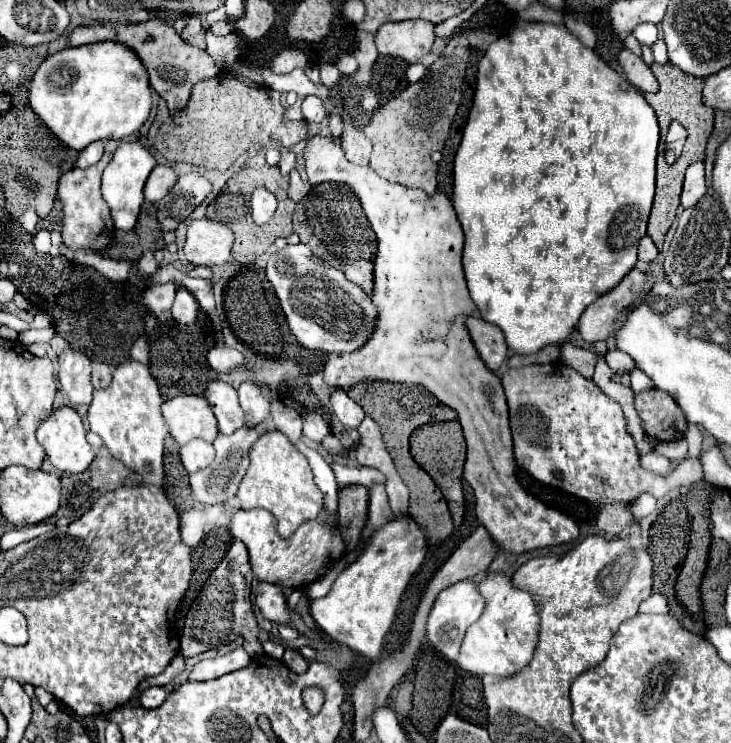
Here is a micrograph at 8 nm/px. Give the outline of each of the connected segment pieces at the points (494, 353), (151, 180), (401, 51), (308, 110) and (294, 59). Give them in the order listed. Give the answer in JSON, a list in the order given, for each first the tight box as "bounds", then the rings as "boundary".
[{"bounds":[466,315,508,371],"boundary":[[[472,315],[470,321],[466,321],[466,325],[484,363],[492,371],[498,371],[508,357],[508,345],[502,329],[498,329],[496,325],[490,325],[488,321],[482,321],[482,317],[478,315]]]},{"bounds":[144,165,176,203],"boundary":[[[156,165],[146,181],[146,187],[144,187],[146,201],[150,201],[150,203],[160,201],[174,187],[174,183],[176,183],[174,169],[168,165]]]},{"bounds":[374,21,434,63],"boundary":[[[390,21],[384,23],[376,35],[374,43],[380,55],[400,57],[408,63],[416,63],[434,45],[434,25],[430,21]]]},{"bounds":[302,97,326,123],"boundary":[[[306,97],[302,101],[302,113],[308,123],[322,123],[326,119],[326,111],[320,97]]]},{"bounds":[270,49,306,75],"boundary":[[[284,49],[280,51],[272,61],[270,61],[270,71],[272,73],[278,73],[278,75],[284,75],[284,73],[290,73],[292,69],[296,67],[306,67],[306,55],[300,51],[300,49]]]}]

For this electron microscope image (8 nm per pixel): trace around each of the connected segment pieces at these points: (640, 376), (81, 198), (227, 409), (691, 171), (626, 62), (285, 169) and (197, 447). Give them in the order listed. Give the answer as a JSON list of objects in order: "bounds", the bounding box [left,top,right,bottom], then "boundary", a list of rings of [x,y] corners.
[{"bounds":[630,369,654,393],"boundary":[[[634,369],[634,371],[630,373],[630,387],[634,389],[634,393],[640,393],[640,391],[644,391],[644,389],[652,389],[654,385],[650,383],[650,379],[648,379],[644,373],[640,373],[638,369]]]},{"bounds":[58,155,114,251],"boundary":[[[104,155],[96,165],[86,167],[86,169],[72,169],[60,177],[60,187],[58,187],[58,199],[62,201],[62,237],[64,243],[70,249],[90,249],[90,251],[102,251],[108,247],[112,241],[114,233],[114,223],[110,219],[110,209],[106,201],[100,195],[100,179],[104,167],[110,163],[110,155]]]},{"bounds":[206,381,246,435],"boundary":[[[214,381],[206,389],[206,397],[208,397],[208,403],[210,403],[216,419],[218,419],[220,433],[230,435],[236,429],[246,425],[244,413],[238,403],[236,389],[232,385],[222,383],[222,381]]]},{"bounds":[682,161,706,209],"boundary":[[[696,161],[686,169],[686,179],[684,179],[684,189],[682,189],[682,209],[696,205],[704,193],[706,193],[704,163]]]},{"bounds":[618,49,658,93],"boundary":[[[622,49],[622,53],[618,55],[618,61],[620,61],[620,65],[622,65],[628,81],[636,89],[640,89],[644,93],[656,93],[658,91],[658,81],[654,79],[650,67],[640,57],[636,57],[632,51]]]},{"bounds":[278,151,296,175],"boundary":[[[282,151],[280,163],[278,163],[282,175],[288,175],[288,173],[294,169],[294,165],[296,165],[296,155],[294,155],[292,151]]]},{"bounds":[180,441,214,473],"boundary":[[[190,441],[188,445],[180,447],[180,459],[188,473],[196,473],[200,469],[206,469],[214,461],[214,447],[206,441]]]}]

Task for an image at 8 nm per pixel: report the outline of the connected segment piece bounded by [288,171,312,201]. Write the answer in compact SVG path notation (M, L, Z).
M298 171L290 173L290 187L288 187L288 197L292 201L300 201L308 191L310 191L310 183L300 183L300 175Z

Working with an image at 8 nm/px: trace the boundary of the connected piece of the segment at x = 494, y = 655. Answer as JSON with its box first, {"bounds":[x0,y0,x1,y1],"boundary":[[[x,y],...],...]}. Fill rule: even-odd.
{"bounds":[456,573,540,677],"boundary":[[[484,573],[482,577],[484,579],[478,581],[478,587],[480,593],[486,597],[486,609],[482,617],[466,631],[456,665],[480,677],[482,675],[508,677],[518,673],[534,655],[540,627],[540,619],[536,613],[538,609],[532,597],[526,591],[516,589],[508,577],[500,573]]]}

